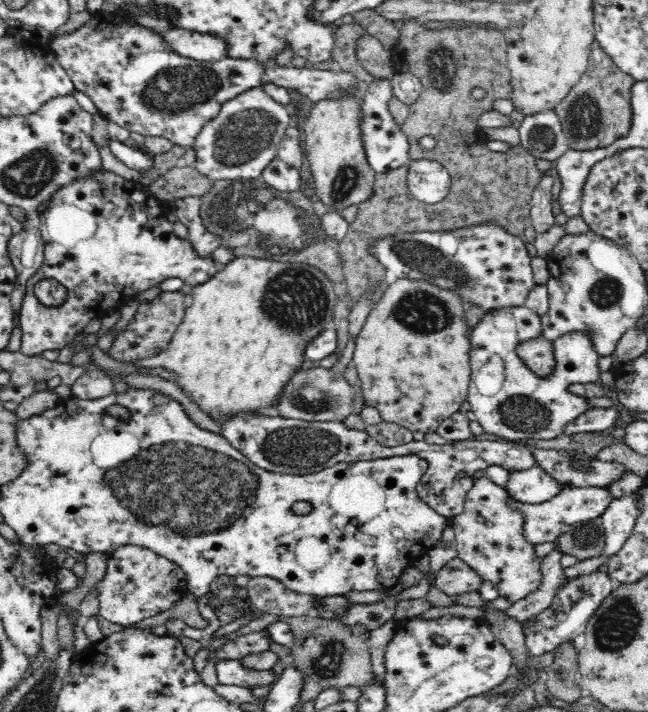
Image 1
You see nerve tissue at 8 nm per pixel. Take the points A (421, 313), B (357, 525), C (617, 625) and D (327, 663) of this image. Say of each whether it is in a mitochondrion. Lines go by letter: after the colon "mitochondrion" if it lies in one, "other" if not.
A: mitochondrion
B: other
C: mitochondrion
D: mitochondrion

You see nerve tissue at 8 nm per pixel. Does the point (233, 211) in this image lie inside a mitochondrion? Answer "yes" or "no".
yes

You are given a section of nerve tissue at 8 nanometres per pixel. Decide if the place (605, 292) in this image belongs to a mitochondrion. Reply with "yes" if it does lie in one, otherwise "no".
yes

